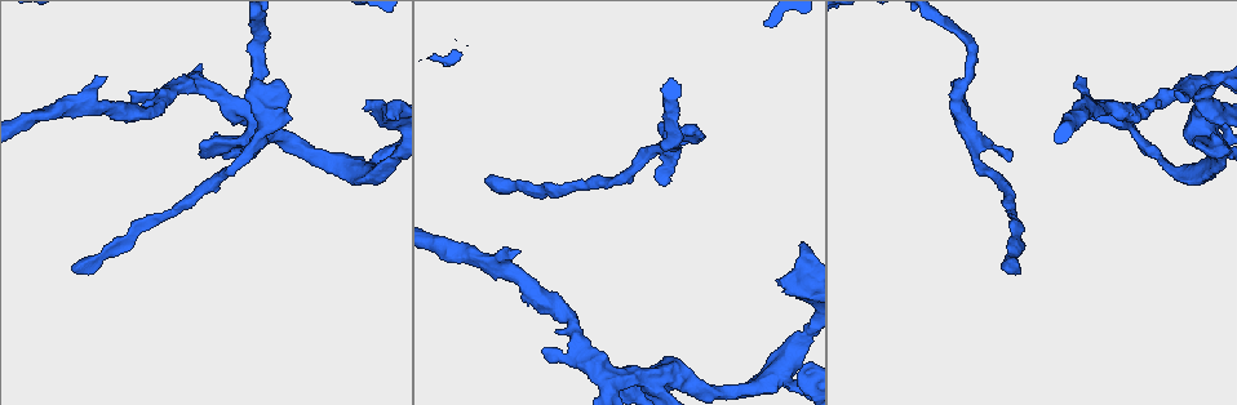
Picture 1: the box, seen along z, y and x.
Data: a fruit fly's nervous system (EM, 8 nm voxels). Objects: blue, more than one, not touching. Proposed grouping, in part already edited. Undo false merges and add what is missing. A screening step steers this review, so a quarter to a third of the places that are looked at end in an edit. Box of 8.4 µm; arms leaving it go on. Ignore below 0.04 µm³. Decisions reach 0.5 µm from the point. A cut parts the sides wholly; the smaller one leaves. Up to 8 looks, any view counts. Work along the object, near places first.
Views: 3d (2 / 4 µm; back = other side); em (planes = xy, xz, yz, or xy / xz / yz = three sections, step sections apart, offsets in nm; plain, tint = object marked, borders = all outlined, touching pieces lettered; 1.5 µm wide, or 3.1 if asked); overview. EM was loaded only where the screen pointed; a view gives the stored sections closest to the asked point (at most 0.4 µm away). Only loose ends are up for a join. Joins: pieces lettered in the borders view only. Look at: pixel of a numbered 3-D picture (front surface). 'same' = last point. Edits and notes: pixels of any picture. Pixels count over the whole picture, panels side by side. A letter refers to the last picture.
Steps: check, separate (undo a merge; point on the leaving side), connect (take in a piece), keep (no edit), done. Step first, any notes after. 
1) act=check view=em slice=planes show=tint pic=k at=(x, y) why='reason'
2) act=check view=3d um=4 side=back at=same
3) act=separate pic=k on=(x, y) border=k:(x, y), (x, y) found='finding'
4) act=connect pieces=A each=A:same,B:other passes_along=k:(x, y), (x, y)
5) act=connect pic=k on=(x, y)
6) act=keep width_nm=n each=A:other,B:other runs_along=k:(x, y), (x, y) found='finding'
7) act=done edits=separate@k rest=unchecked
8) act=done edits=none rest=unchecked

act=check view=em slice=yz step=4 show=tint pic=1 at=(1108, 100) why='an open end'

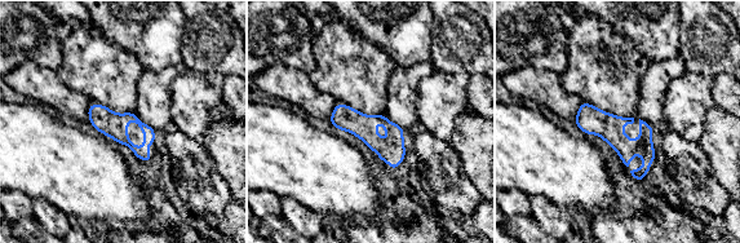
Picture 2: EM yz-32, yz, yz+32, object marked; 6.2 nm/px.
act=check view=em slice=planes show=borders at=same

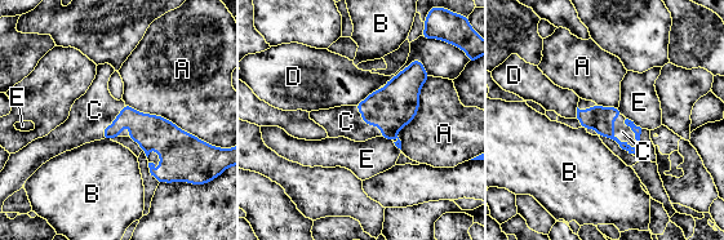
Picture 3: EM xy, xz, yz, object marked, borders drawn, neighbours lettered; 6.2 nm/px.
act=connect pieces=C width_nm=140 each=A:other,B:other,C:same,D:other,E:other passes_along=3:(149, 130), (114, 123), (94, 110) found='it goes on there'

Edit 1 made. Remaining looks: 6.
act=check view=em slice=planes show=tint pic=1 at=(771, 377) why='three-way junction'

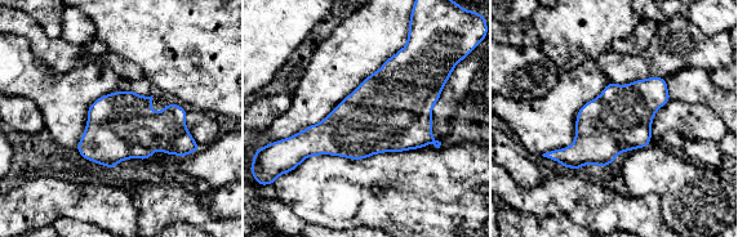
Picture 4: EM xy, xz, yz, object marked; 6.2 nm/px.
act=check view=em slice=planes show=borders at=same why='what lies round it'

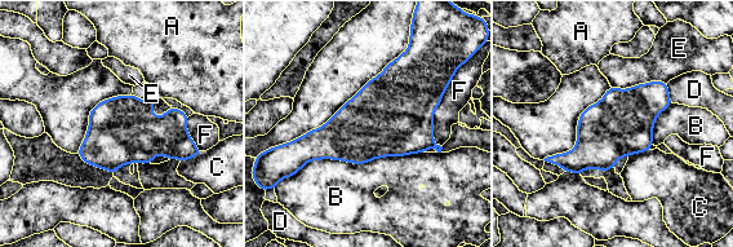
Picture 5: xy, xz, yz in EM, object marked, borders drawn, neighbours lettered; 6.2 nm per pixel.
act=keep width_nm=400 longest_contact=B:800nm each=A:other,B:other,C:other,D:other,E:other,F:other found='all the same neuron'

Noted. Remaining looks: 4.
act=check view=em slice=planes show=borders pic=1 at=(72, 271) why='tapers out'

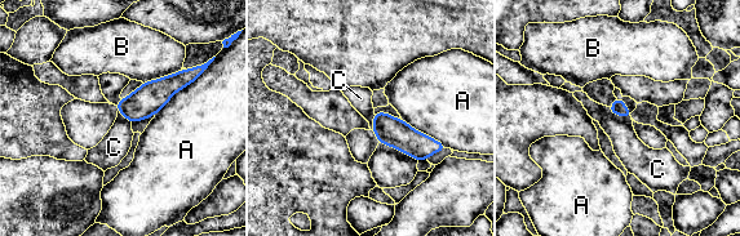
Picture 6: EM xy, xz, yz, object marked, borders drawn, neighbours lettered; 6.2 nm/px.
act=keep each=A:other,B:other,C:other border=6:(608, 107), (616, 115), (630, 118) found='no lettered piece goes on from it'

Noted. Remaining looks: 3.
act=done edits=connect@3 rest=unchecked

